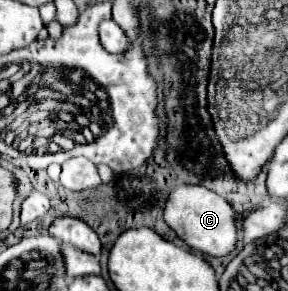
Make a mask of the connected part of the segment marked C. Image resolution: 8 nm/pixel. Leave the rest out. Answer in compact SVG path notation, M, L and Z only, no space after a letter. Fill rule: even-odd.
M177 186L165 204L165 222L177 232L177 236L187 242L193 250L209 256L227 256L237 248L237 226L233 206L209 188L199 186Z

